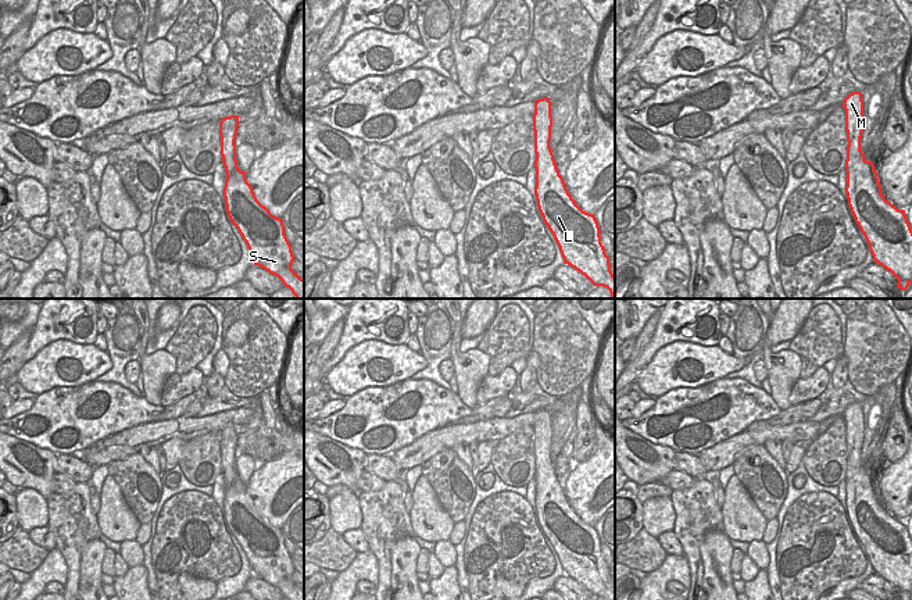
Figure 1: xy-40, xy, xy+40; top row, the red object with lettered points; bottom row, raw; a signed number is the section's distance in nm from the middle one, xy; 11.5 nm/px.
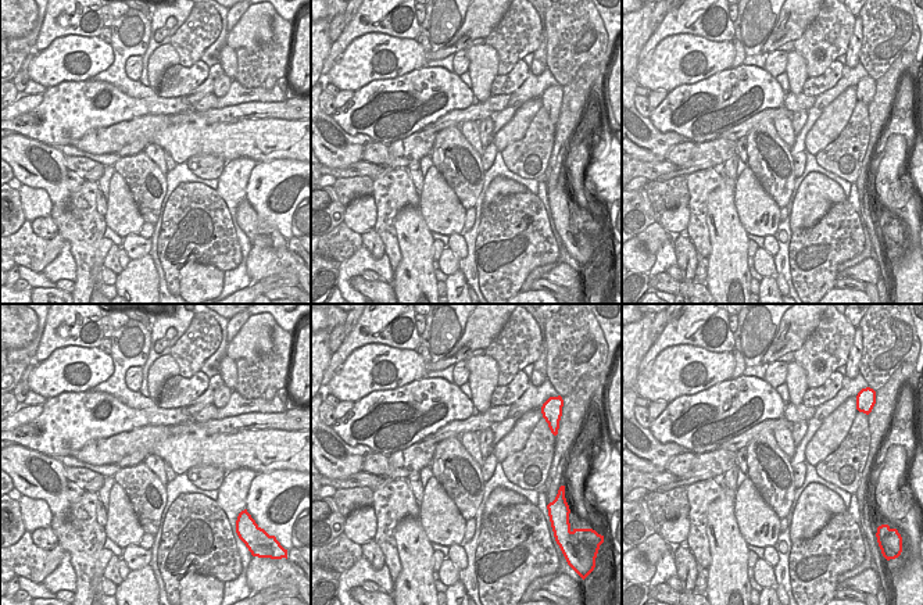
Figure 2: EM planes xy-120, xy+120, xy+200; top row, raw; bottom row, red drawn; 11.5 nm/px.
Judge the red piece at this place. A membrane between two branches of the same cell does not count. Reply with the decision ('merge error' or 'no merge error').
no merge error

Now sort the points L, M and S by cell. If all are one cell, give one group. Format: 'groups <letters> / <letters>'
groups L M S

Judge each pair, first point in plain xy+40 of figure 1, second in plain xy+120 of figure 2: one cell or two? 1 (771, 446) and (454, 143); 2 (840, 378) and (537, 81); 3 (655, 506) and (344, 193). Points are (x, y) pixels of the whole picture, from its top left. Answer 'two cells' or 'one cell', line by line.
1: two cells
2: two cells
3: two cells

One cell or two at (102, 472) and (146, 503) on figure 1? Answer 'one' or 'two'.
two

